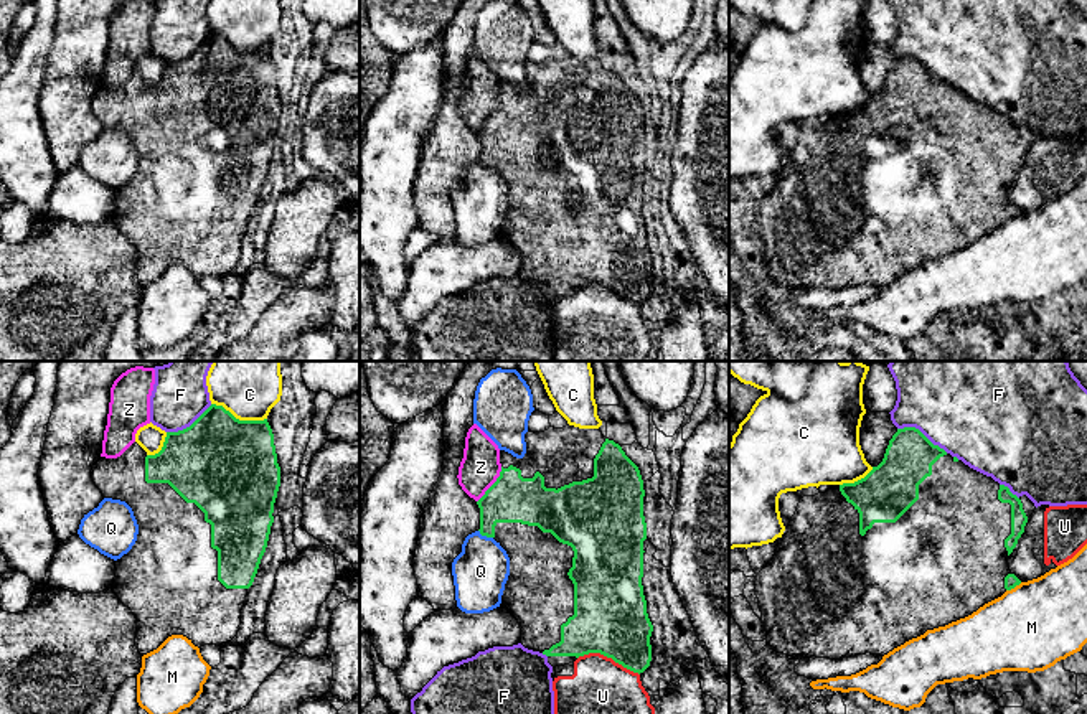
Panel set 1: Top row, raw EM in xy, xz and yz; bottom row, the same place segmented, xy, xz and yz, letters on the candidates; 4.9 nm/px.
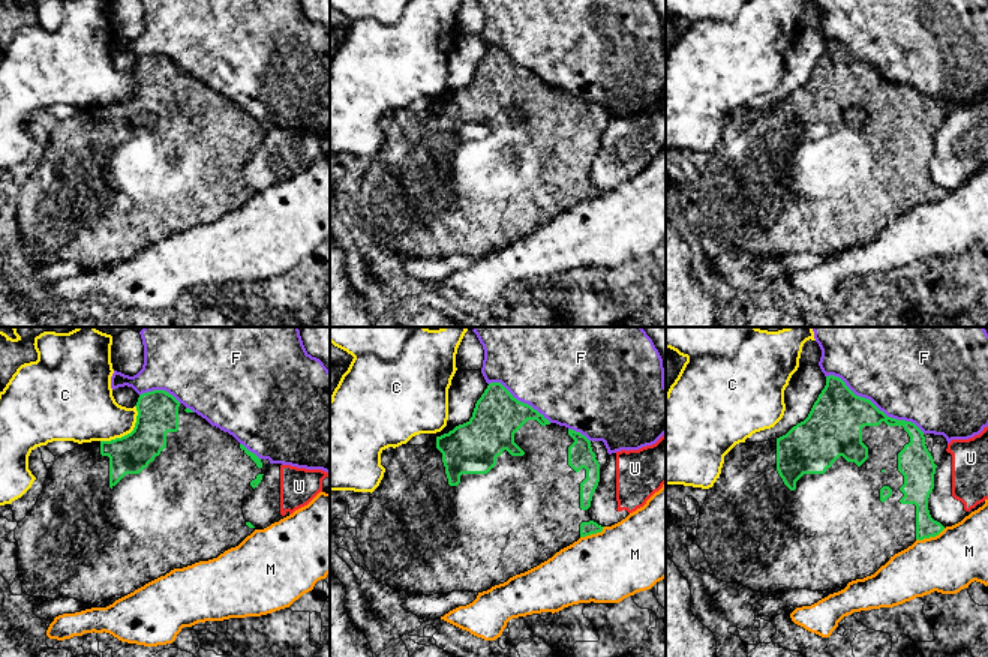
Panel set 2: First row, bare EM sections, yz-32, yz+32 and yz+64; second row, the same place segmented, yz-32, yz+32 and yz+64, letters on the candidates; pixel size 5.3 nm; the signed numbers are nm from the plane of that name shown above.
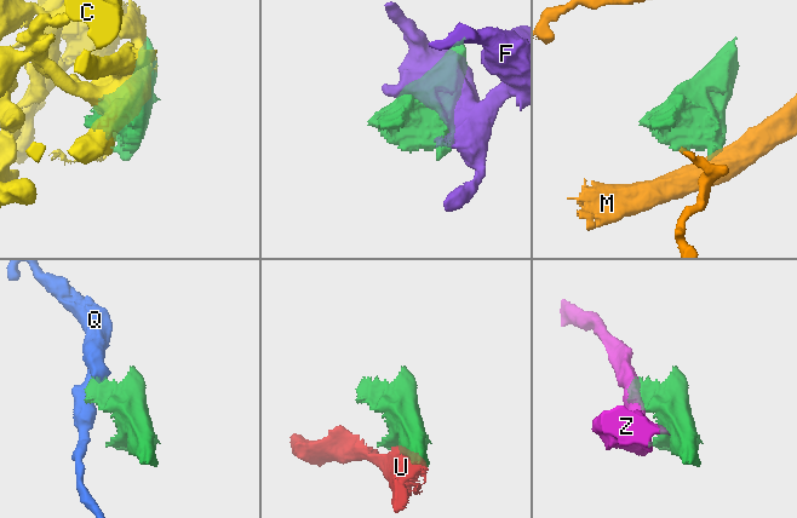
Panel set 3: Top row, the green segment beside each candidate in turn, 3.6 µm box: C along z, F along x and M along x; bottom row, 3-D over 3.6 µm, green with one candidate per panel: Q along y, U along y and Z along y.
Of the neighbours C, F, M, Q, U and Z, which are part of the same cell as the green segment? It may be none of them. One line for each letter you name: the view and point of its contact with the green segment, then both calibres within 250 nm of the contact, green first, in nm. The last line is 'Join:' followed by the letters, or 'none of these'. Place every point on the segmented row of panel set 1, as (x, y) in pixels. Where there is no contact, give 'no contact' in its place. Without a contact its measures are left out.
Join: none of these

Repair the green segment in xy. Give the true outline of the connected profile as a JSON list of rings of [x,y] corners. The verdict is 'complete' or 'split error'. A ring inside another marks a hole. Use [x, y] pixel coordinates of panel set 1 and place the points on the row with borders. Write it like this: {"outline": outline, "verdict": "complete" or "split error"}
{"outline": [[[211,404],[190,427],[167,432],[158,453],[148,455],[134,442],[120,457],[101,457],[91,470],[104,498],[125,501],[137,519],[132,549],[115,561],[112,592],[137,618],[135,646],[144,656],[168,636],[183,635],[195,646],[224,646],[239,632],[241,610],[266,552],[280,467],[274,434],[264,420],[239,420],[223,406]]], "verdict": "split error"}

